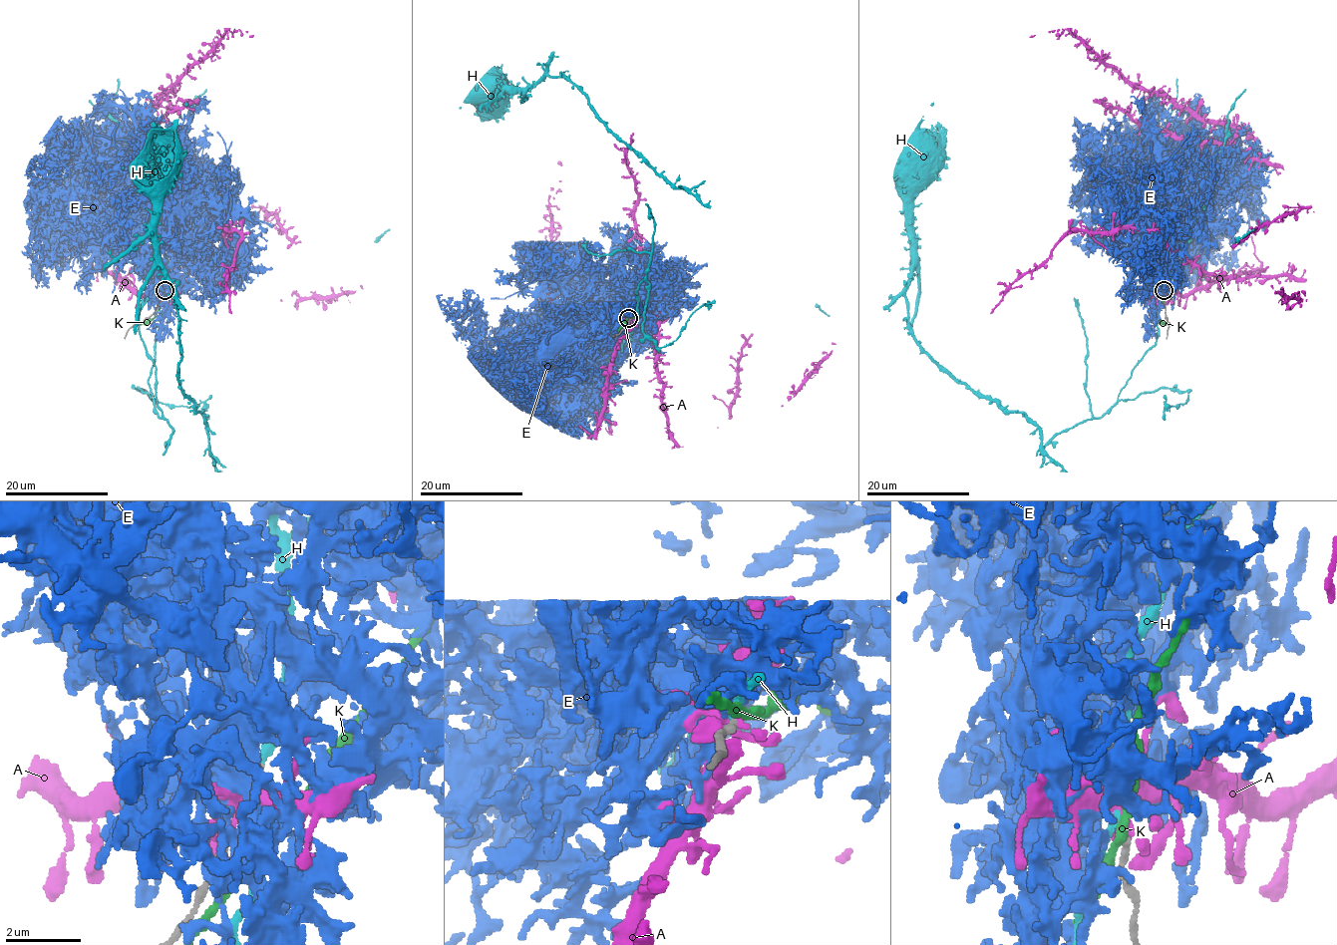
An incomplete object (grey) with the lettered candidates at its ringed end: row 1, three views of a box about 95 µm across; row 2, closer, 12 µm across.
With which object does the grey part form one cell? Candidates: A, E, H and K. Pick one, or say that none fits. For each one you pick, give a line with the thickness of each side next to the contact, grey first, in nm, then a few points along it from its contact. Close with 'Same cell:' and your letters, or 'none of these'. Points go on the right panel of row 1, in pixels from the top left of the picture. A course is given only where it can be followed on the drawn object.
Same cell: none of these

